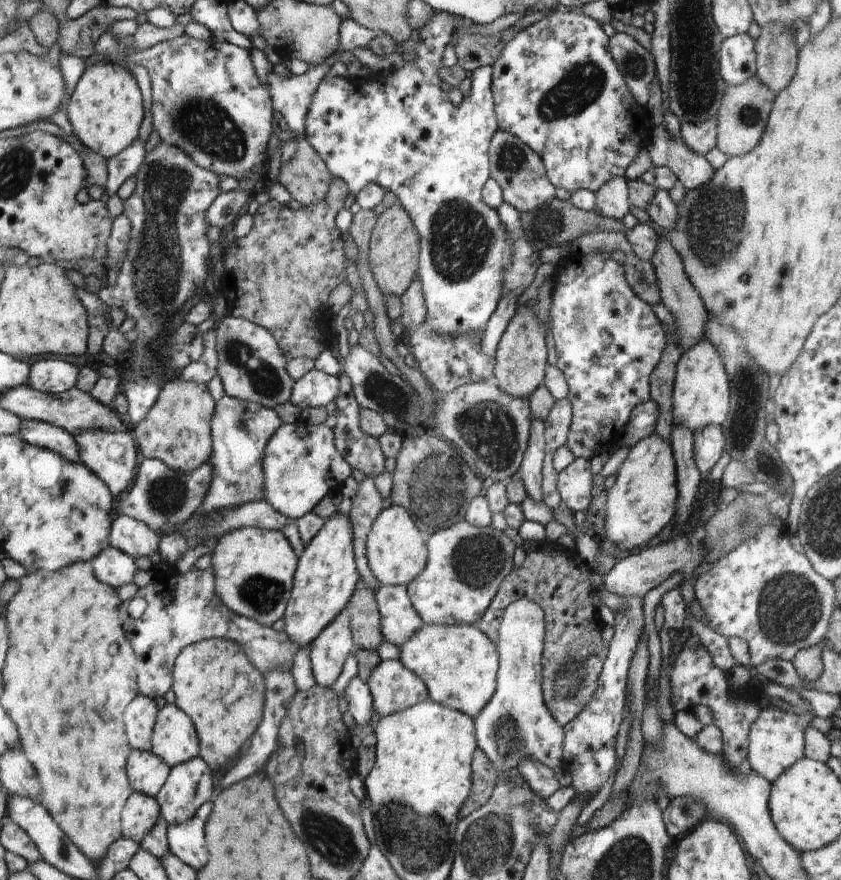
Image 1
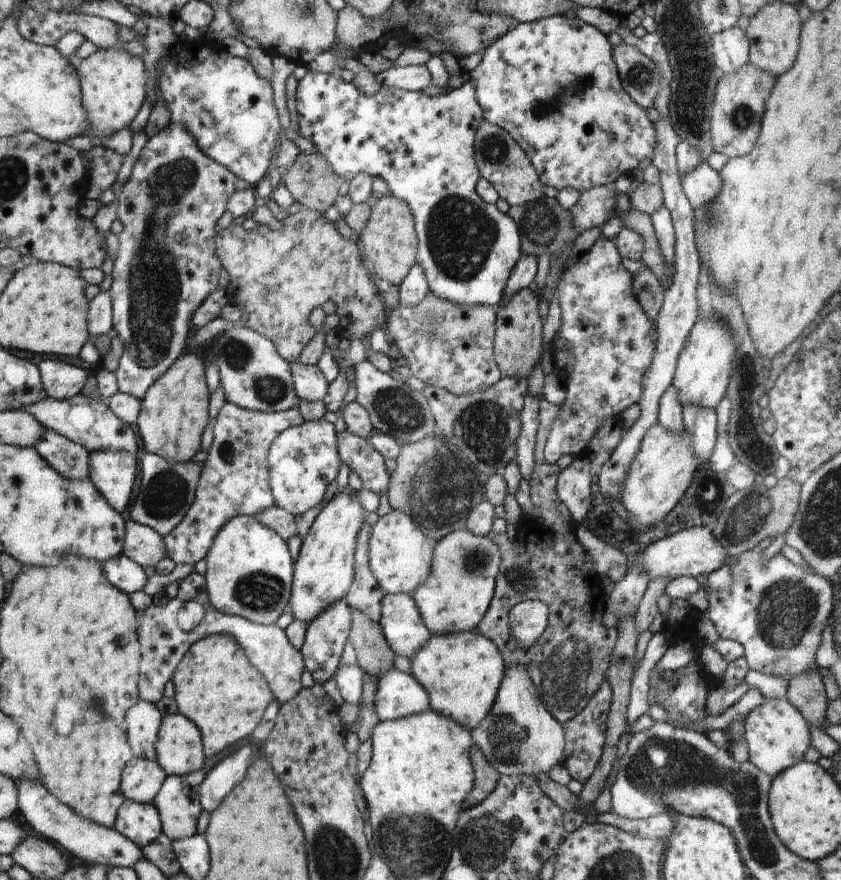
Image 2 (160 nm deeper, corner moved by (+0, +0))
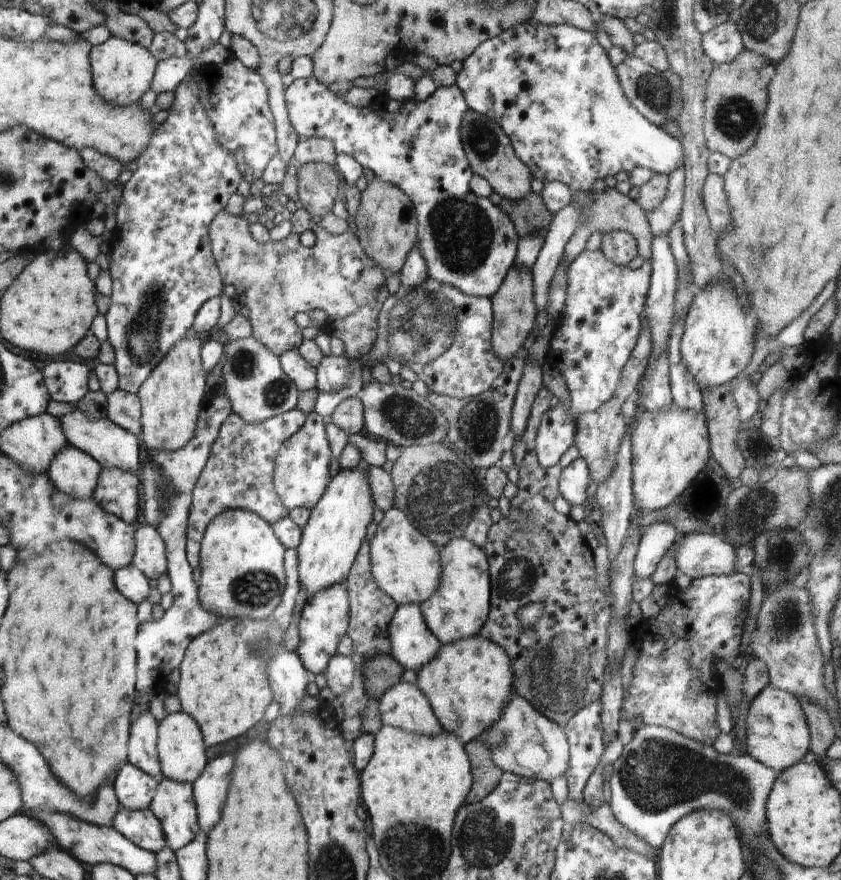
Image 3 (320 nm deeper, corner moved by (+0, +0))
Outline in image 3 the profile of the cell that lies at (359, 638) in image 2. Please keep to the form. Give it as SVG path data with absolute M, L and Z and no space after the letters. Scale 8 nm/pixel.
M379 653L363 667L365 691L370 698L380 700L391 686L402 682L405 670L392 655Z

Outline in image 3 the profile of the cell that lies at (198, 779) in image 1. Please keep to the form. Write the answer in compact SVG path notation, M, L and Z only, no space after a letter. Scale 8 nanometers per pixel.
M162 779L156 787L149 809L162 823L167 847L176 852L194 840L199 824L193 797L193 783Z

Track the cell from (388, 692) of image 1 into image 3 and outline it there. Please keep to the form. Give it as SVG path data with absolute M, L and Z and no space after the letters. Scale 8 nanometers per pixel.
M400 682L391 686L378 703L383 725L431 737L443 730L429 700L415 684Z

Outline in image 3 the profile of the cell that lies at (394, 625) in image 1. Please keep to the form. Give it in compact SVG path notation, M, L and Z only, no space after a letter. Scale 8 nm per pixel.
M398 605L389 624L391 655L406 670L420 670L439 651L441 642L430 632L419 605Z

